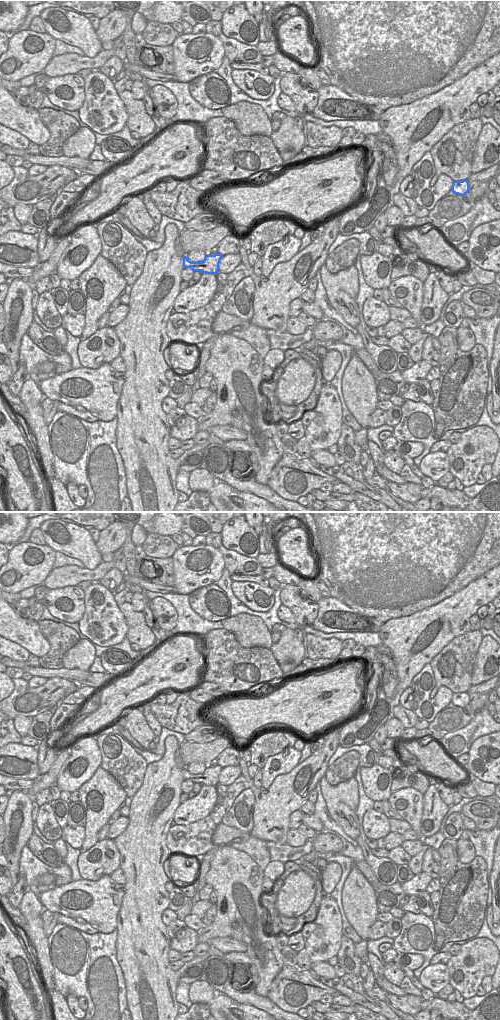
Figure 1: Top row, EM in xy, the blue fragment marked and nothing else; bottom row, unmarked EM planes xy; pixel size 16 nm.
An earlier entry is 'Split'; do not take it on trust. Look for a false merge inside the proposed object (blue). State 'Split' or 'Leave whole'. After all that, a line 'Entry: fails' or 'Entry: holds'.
Leave whole.
Entry: fails

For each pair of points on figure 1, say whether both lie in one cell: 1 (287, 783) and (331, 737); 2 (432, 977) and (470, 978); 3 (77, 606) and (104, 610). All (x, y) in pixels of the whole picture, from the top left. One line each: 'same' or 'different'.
1: same
2: different
3: different

